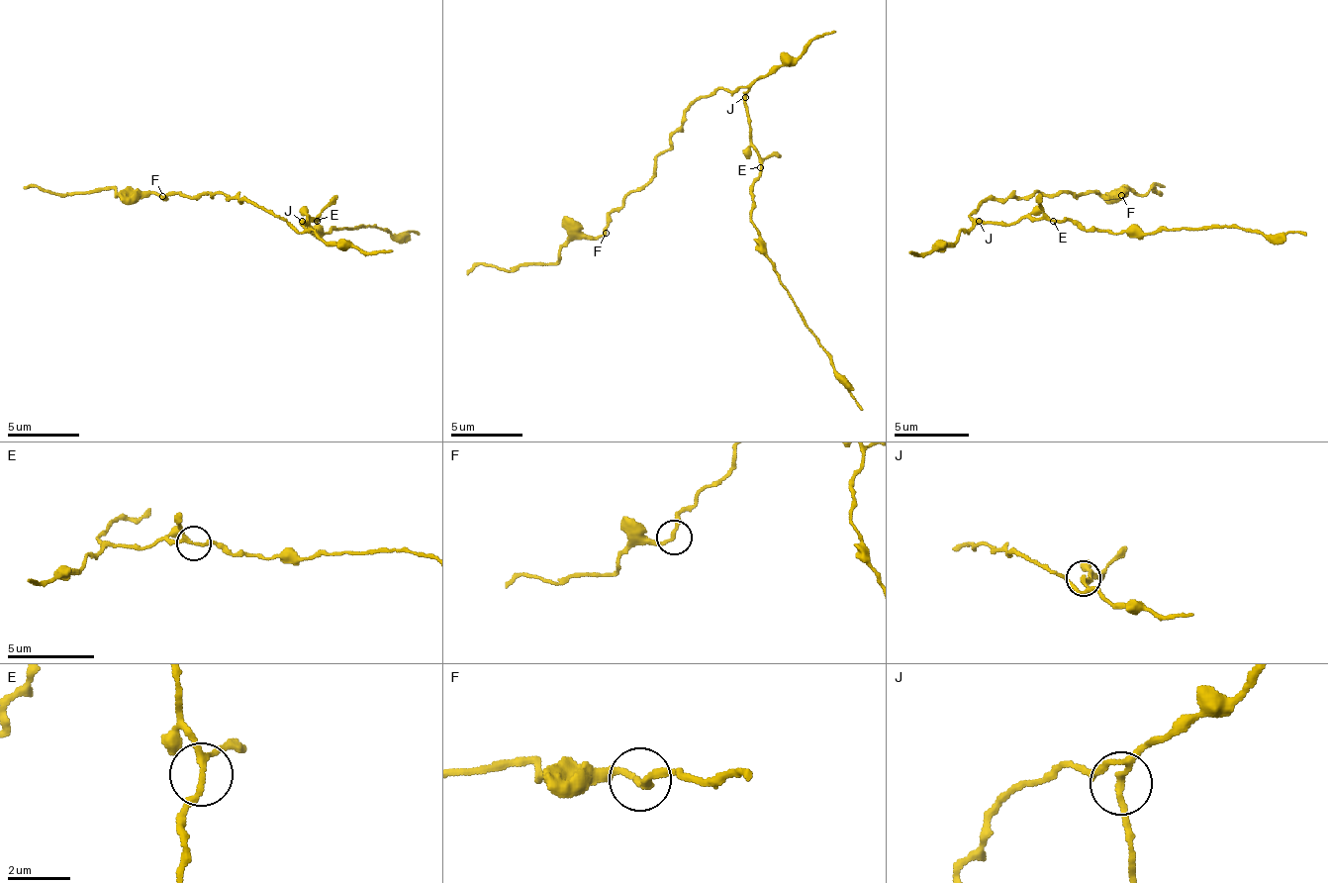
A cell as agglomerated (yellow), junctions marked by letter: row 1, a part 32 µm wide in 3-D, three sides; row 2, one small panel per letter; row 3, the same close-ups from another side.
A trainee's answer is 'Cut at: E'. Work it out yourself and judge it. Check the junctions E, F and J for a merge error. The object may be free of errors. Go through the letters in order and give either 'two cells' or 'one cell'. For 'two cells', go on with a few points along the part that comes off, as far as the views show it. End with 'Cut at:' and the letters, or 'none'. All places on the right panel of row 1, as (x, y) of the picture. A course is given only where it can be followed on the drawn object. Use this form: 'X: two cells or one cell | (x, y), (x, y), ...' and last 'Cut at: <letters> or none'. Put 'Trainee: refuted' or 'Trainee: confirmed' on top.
Trainee: refuted
E: one cell
F: one cell
J: one cell
Cut at: none

